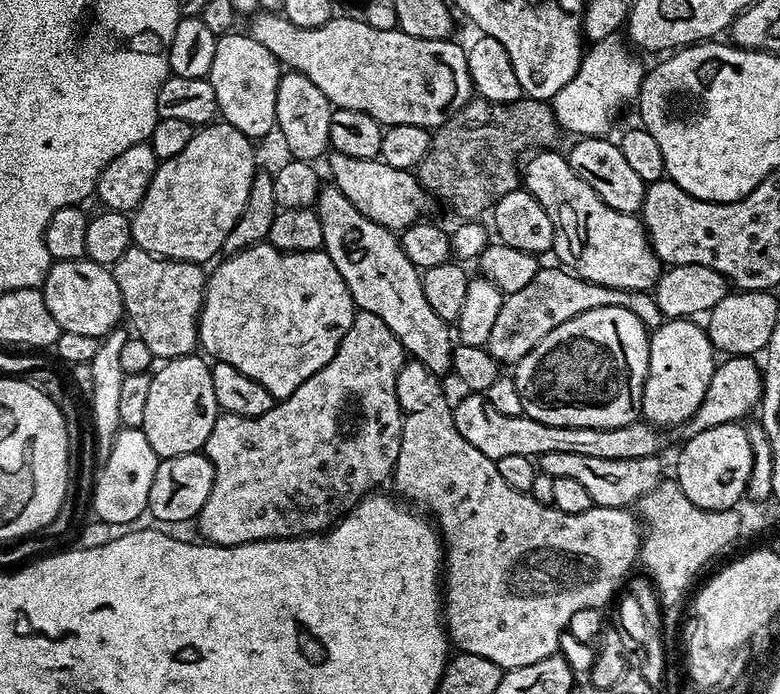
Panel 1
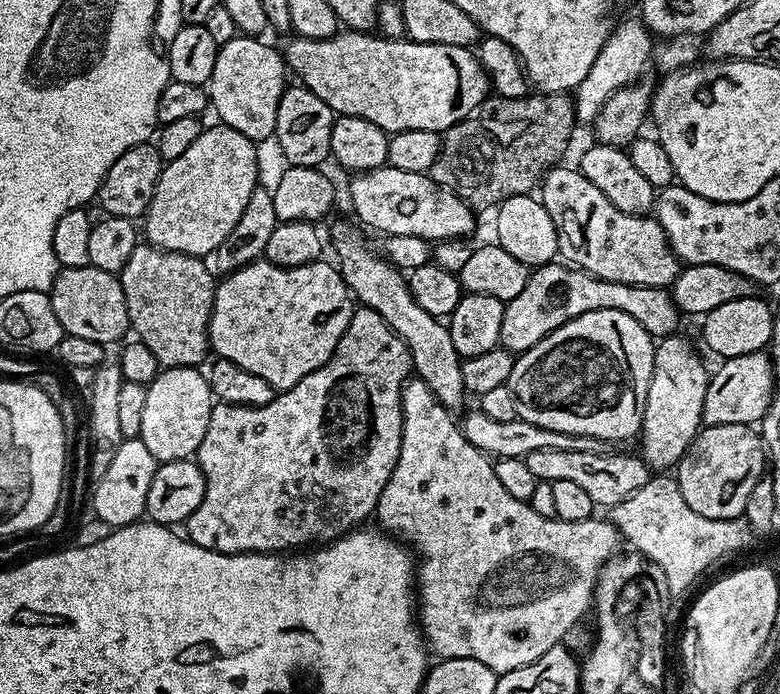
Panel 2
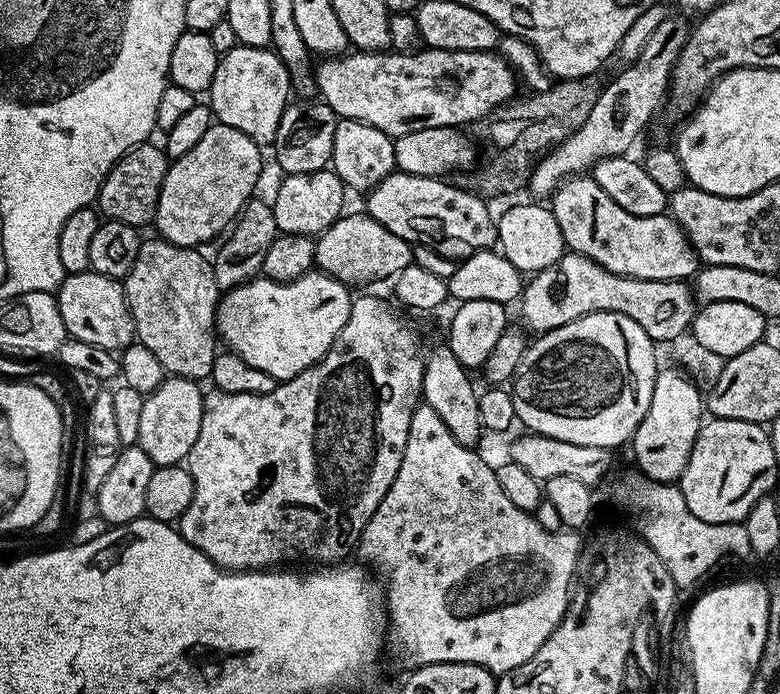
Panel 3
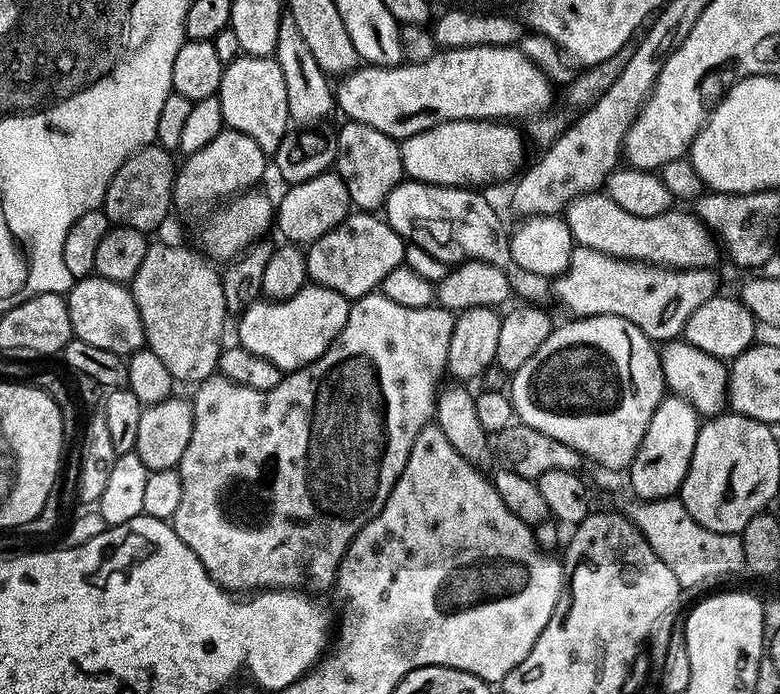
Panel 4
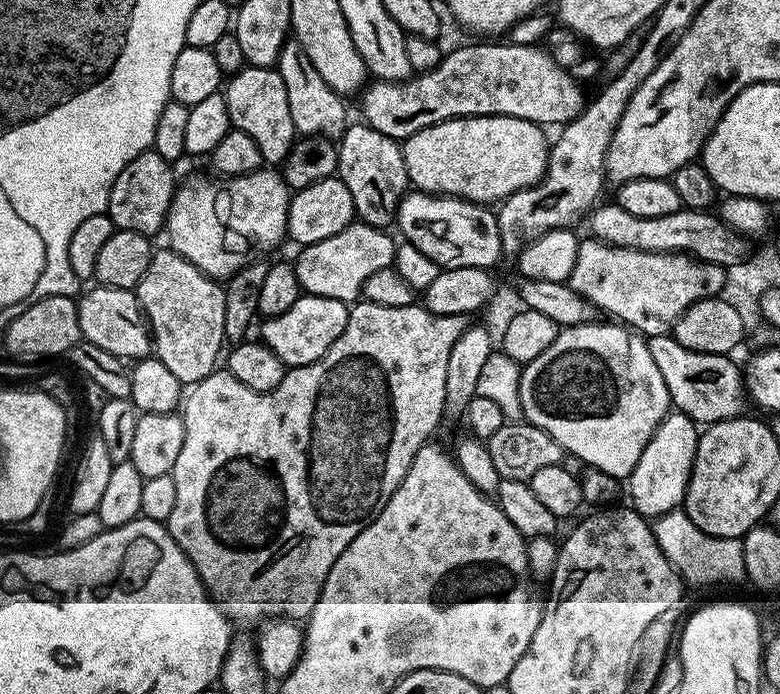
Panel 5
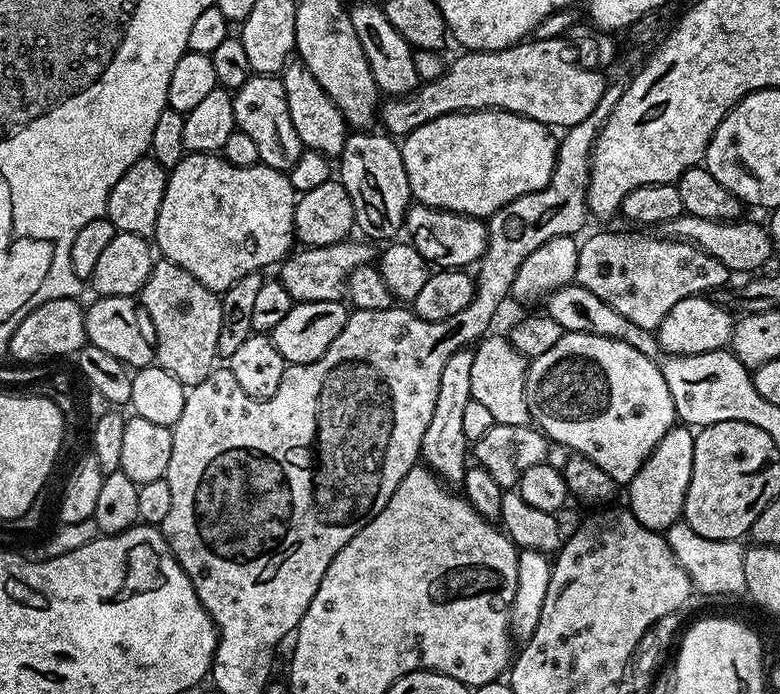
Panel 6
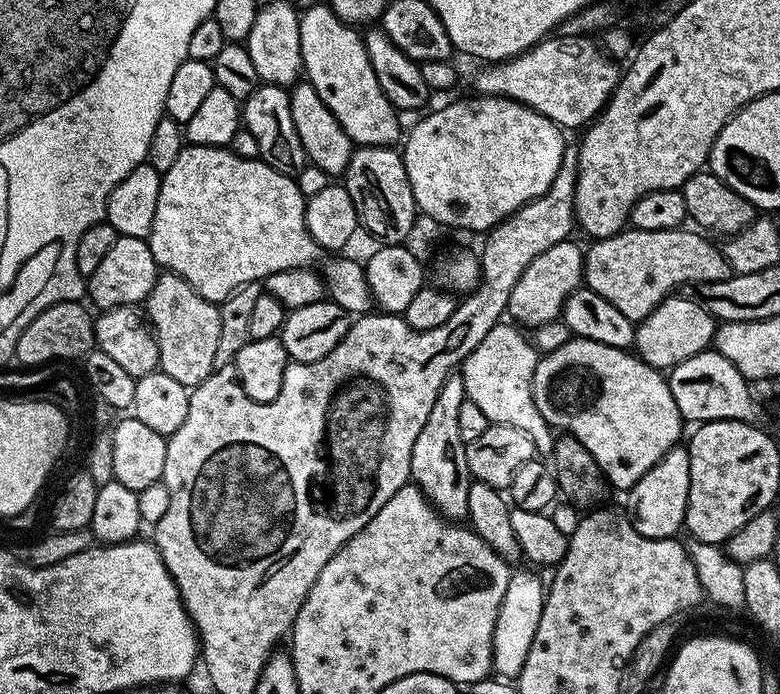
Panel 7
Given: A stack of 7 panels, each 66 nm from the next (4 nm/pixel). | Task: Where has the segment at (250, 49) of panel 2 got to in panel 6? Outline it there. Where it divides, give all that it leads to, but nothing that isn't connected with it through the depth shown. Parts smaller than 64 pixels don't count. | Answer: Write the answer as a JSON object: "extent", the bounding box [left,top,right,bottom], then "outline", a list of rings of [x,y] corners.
{"extent":[232,74,306,172],"outline":[[[254,74],[241,88],[235,89],[232,101],[236,127],[253,140],[260,163],[279,172],[291,172],[306,149],[298,138],[298,130],[294,130],[294,122],[290,122],[290,106],[286,106],[283,79],[279,75]]]}

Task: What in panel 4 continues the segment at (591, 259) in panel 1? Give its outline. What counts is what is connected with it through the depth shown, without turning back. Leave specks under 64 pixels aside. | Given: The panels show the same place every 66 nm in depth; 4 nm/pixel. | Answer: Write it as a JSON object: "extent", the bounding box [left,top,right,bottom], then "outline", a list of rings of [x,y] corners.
{"extent":[562,191,722,268],"outline":[[[603,191],[585,192],[568,203],[562,218],[568,223],[568,230],[573,241],[581,248],[598,250],[607,256],[619,260],[635,260],[642,264],[656,264],[659,268],[712,268],[716,259],[721,259],[722,252],[715,236],[708,227],[691,211],[676,212],[669,210],[654,218],[638,218],[638,214],[629,214],[622,210],[618,202],[614,202]]]}

